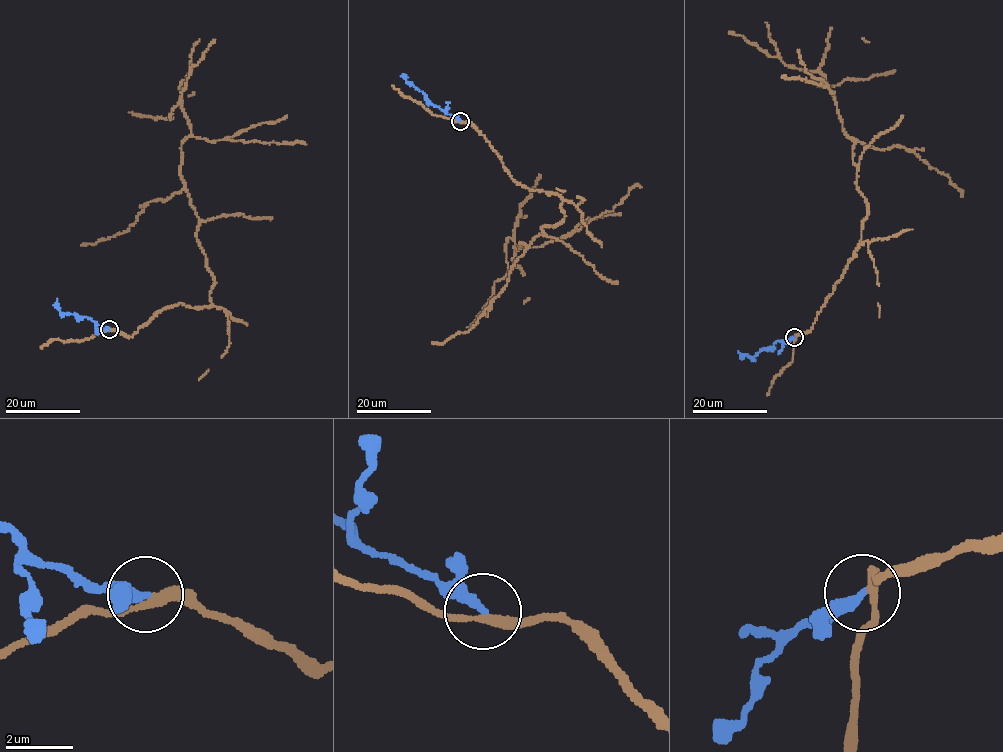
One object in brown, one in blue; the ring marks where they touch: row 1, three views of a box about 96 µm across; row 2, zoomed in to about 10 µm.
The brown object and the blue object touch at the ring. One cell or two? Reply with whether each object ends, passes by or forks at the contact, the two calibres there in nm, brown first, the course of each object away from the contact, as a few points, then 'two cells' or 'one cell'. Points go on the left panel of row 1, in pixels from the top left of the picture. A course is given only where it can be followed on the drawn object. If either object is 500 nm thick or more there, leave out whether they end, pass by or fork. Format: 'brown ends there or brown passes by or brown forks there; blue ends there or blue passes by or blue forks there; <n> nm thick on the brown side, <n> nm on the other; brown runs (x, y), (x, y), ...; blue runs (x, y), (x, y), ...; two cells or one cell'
brown passes by; blue ends there; 240 nm thick on the brown side, 320 nm on the other; brown runs (110, 329), (208, 307), (215, 281), (180, 173), (180, 101), (170, 120), (129, 111); blue runs (110, 328), (101, 328), (89, 318), (63, 313), (56, 305), (60, 307); two cells

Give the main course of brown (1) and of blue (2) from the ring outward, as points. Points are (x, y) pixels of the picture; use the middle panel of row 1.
1: (460, 121), (515, 182), (559, 195), (564, 218), (527, 248), (507, 239), (508, 272), (467, 327)
2: (460, 121), (432, 105), (403, 77), (407, 78)

